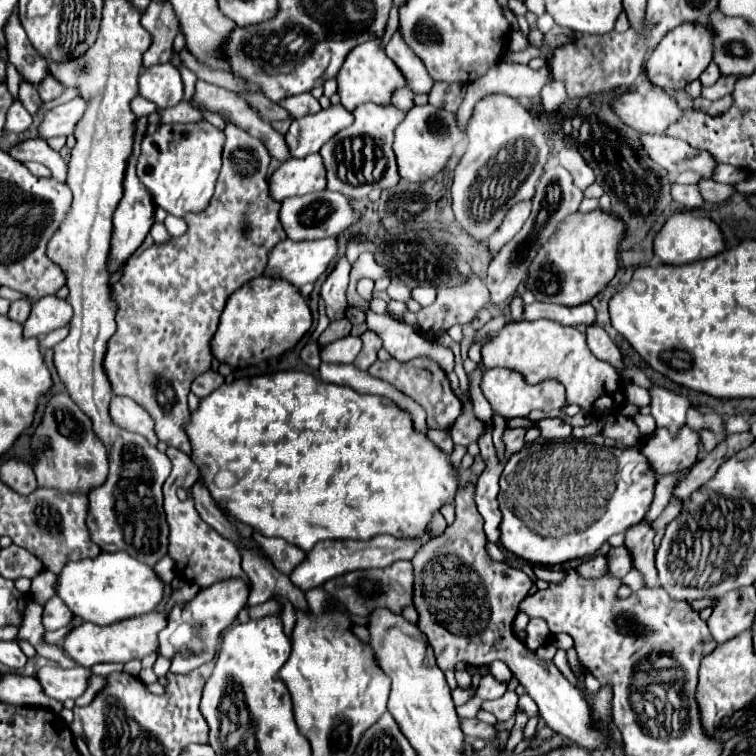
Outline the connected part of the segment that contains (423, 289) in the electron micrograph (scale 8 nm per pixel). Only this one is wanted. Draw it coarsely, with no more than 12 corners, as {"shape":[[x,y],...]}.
{"shape":[[430,284],[412,288],[412,298],[420,306],[436,300],[436,290]]}

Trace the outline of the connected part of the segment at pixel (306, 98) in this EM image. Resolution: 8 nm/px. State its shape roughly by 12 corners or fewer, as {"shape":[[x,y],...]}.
{"shape":[[308,92],[280,100],[292,118],[320,112],[318,100]]}

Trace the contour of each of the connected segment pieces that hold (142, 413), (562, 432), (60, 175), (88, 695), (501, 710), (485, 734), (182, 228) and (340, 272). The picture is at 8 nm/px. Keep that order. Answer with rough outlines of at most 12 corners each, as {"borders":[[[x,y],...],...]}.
{"borders":[[[128,396],[110,400],[116,426],[156,444],[152,416]],[[558,418],[534,422],[544,440],[564,440],[572,426]],[[42,138],[24,140],[8,154],[40,162],[54,180],[66,182],[66,162]],[[91,675],[76,706],[86,706],[104,688],[102,676]],[[515,691],[502,698],[484,702],[497,722],[506,722],[517,709]],[[460,718],[460,730],[468,738],[492,738],[494,726],[472,718]],[[166,216],[164,226],[172,236],[188,230],[182,218]],[[340,258],[320,292],[330,322],[344,318],[350,262]]]}

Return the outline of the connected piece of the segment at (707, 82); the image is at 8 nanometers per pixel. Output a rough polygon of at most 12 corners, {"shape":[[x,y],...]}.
{"shape":[[714,62],[700,76],[702,86],[712,86],[720,78]]}

